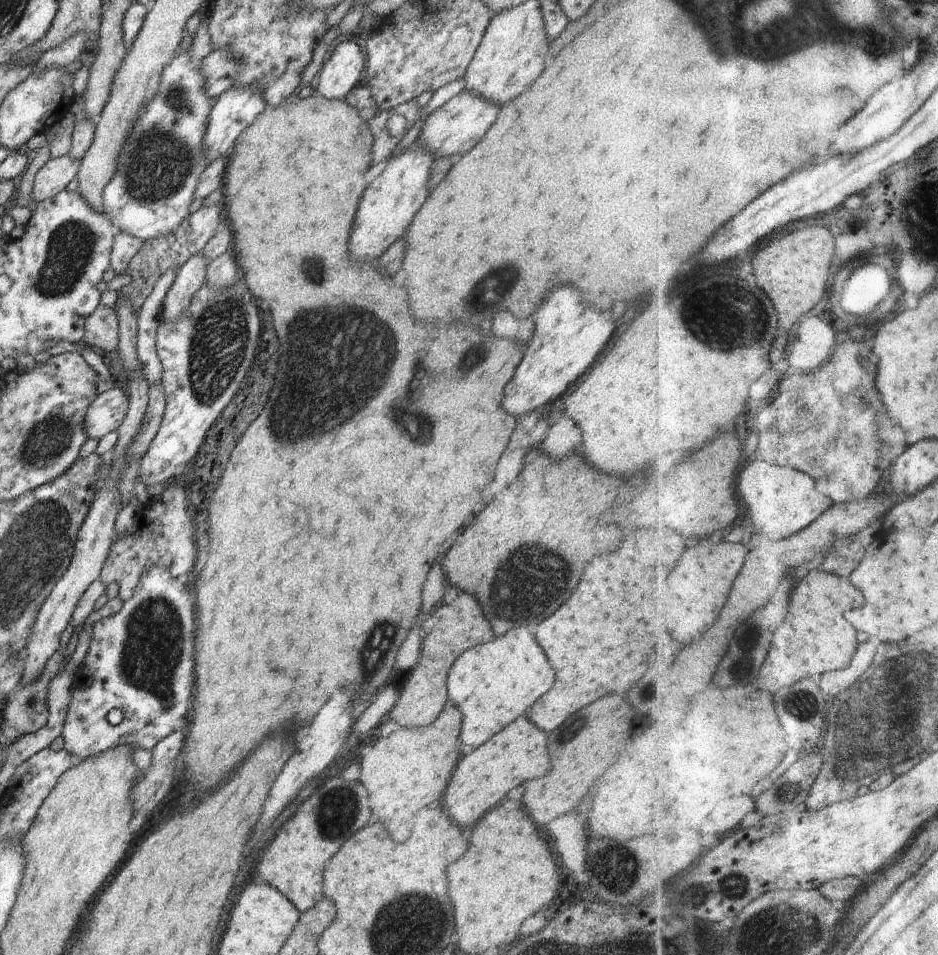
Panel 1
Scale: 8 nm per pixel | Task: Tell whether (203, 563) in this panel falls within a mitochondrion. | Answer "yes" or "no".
no

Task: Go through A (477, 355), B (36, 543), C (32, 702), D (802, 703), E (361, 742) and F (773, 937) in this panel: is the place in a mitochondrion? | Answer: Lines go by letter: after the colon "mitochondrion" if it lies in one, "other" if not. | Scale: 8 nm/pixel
A: other
B: mitochondrion
C: other
D: mitochondrion
E: other
F: mitochondrion

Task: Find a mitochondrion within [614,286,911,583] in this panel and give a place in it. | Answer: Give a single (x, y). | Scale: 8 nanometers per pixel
(745, 329)

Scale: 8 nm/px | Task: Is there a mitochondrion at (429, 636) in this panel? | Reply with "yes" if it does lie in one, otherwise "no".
no

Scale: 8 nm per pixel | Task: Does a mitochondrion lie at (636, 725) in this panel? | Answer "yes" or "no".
no

